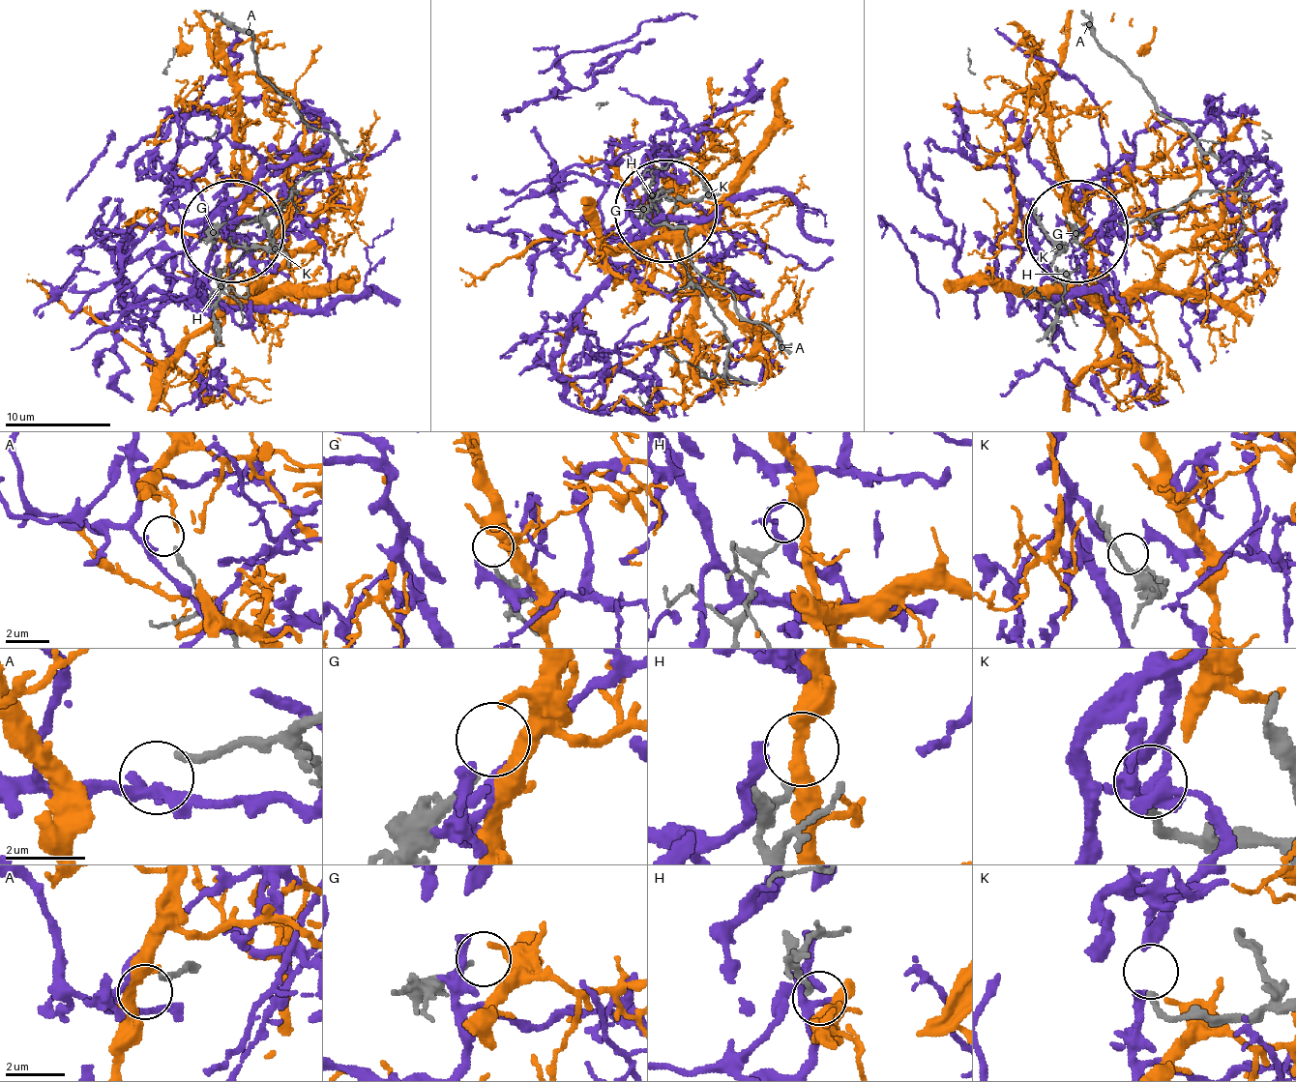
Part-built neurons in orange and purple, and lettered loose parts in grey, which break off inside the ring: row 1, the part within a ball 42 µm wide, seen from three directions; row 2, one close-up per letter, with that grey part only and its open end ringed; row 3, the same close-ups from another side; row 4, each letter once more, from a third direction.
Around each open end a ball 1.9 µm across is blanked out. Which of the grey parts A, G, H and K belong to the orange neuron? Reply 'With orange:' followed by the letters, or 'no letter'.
With orange: H

